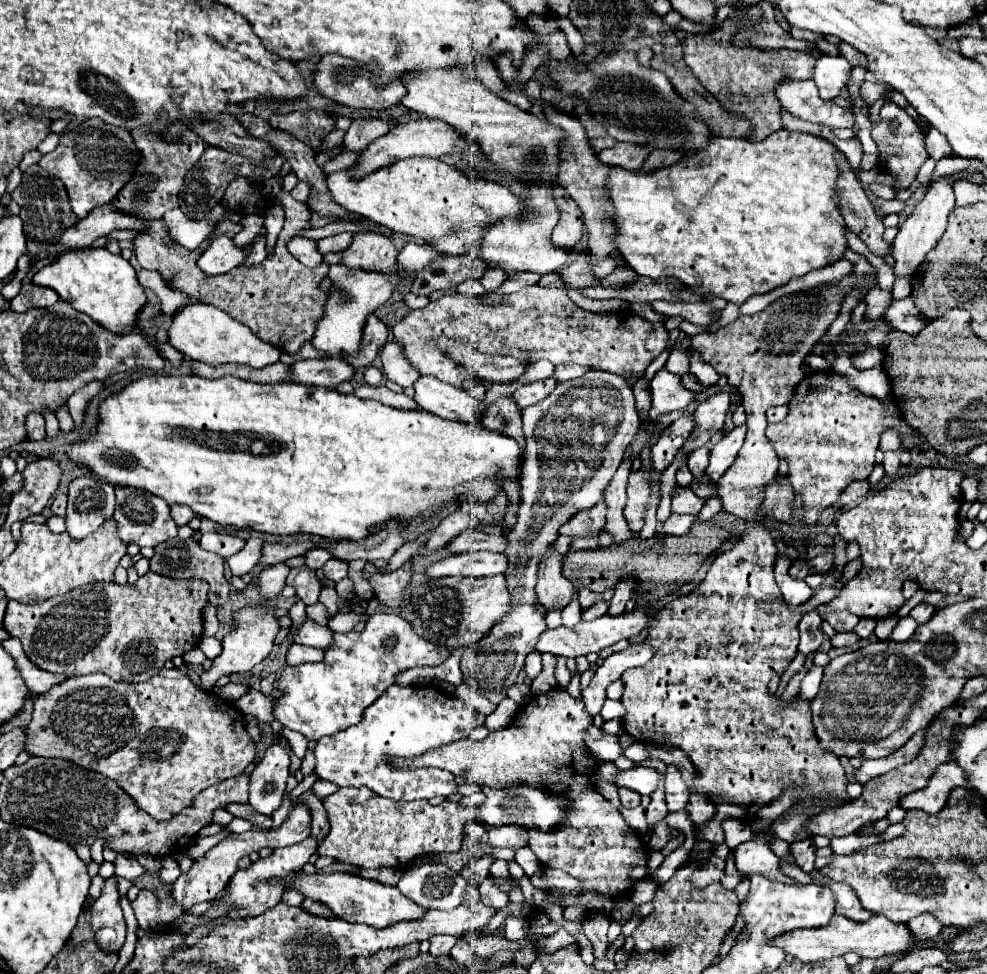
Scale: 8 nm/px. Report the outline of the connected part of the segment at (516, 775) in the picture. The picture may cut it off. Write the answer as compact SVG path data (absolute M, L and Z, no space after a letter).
M552 689L532 697L504 731L496 731L482 741L462 739L416 759L400 759L400 767L438 767L492 789L510 781L536 785L538 777L552 779L554 785L544 789L564 793L572 809L566 811L566 821L550 833L528 829L530 849L536 853L540 865L558 867L578 877L584 883L582 893L598 891L618 897L620 893L628 893L638 877L648 877L648 851L638 833L626 825L622 813L590 787L594 761L584 745L584 733L590 725L592 717L584 711L584 701L576 701L568 691Z

